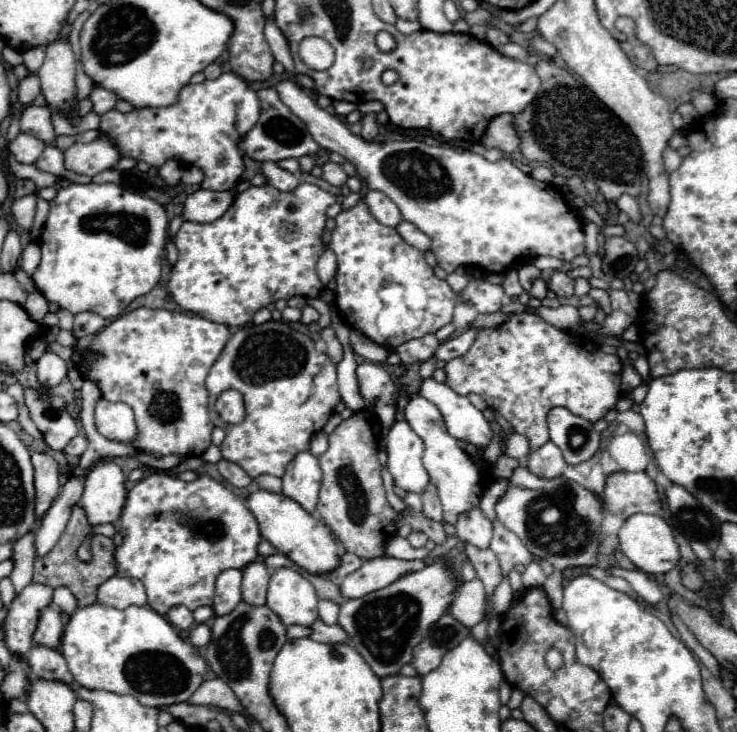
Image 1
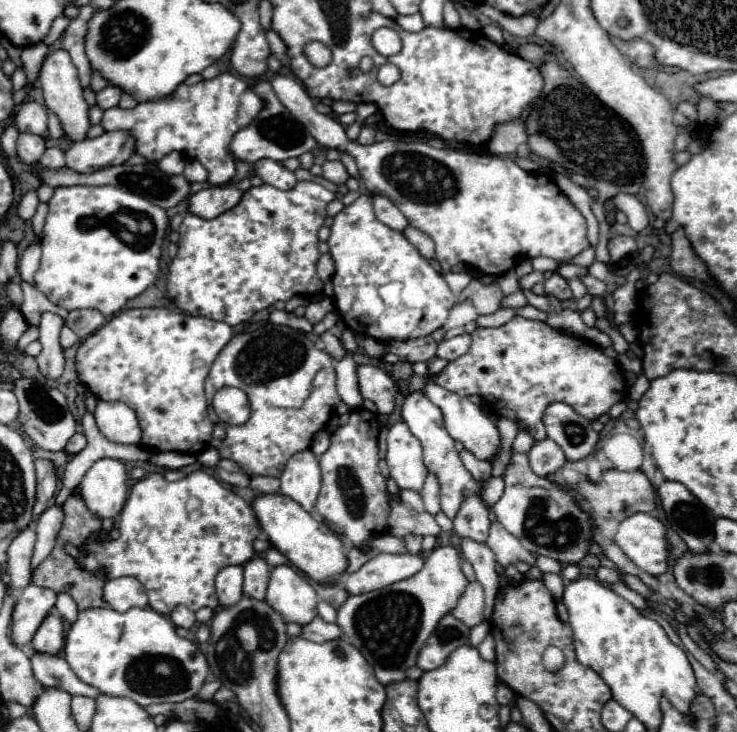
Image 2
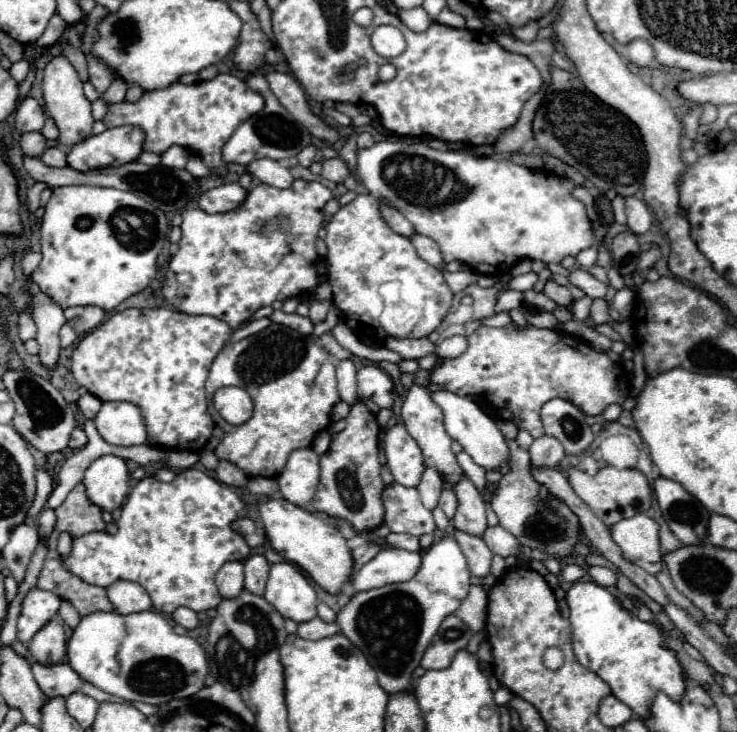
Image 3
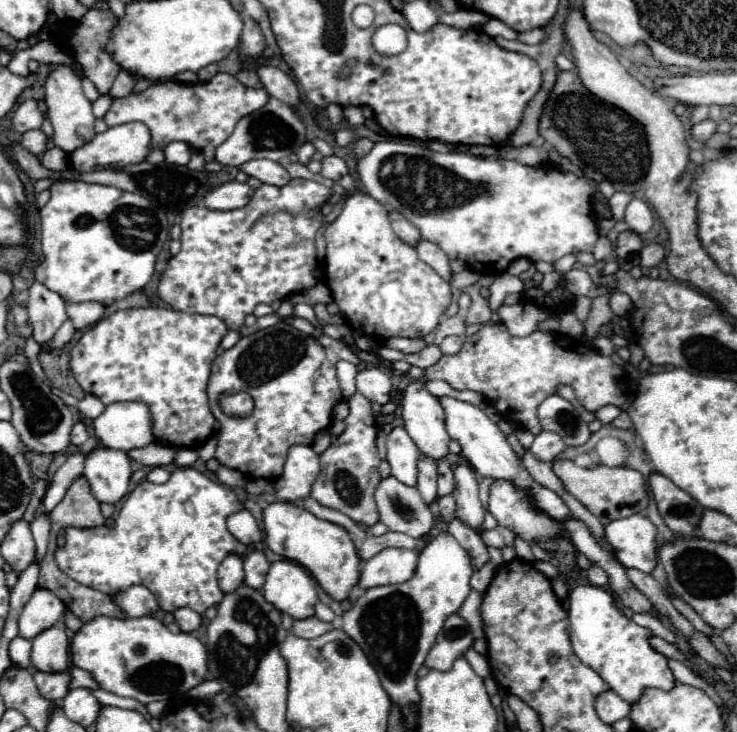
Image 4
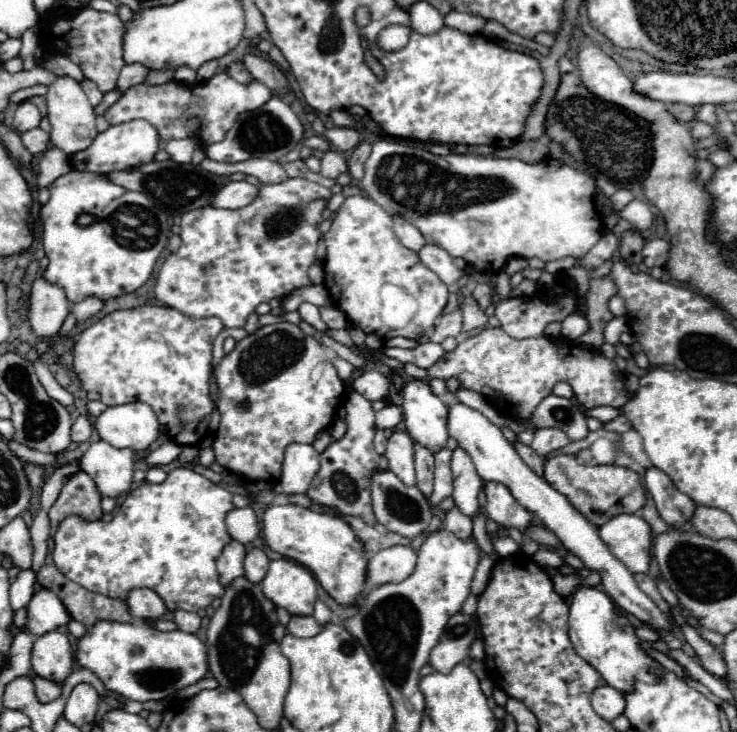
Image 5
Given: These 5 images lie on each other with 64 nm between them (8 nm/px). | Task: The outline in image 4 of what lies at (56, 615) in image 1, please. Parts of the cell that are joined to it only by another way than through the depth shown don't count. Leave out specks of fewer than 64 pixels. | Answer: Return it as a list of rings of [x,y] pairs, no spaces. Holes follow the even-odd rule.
[[[48,628],[32,640],[32,666],[40,672],[70,670],[70,642],[64,628]]]

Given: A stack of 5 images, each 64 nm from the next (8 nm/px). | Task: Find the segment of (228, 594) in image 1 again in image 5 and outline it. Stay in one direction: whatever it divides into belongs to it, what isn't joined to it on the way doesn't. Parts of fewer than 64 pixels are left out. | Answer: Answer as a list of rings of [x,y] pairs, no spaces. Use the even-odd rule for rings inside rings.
[[[230,540],[222,554],[218,556],[216,560],[216,566],[218,566],[218,574],[220,574],[220,582],[226,586],[230,584],[234,578],[242,576],[244,574],[244,568],[242,568],[242,562],[244,562],[244,556],[246,556],[246,546],[240,544],[238,540]]]

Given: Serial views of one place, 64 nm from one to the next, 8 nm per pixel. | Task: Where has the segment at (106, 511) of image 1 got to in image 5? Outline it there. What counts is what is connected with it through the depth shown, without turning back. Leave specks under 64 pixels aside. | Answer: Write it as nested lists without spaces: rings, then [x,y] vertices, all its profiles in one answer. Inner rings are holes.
[[[106,440],[92,442],[80,458],[80,468],[92,476],[102,496],[120,496],[132,486],[134,452],[130,448],[114,448]]]

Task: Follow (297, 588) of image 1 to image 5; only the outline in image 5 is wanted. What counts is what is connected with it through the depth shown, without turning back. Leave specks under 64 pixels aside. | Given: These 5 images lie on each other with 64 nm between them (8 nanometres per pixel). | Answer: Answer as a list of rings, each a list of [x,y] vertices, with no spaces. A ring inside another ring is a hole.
[[[272,560],[262,580],[262,592],[276,606],[286,608],[290,614],[312,614],[316,602],[316,580],[308,568],[292,560]]]

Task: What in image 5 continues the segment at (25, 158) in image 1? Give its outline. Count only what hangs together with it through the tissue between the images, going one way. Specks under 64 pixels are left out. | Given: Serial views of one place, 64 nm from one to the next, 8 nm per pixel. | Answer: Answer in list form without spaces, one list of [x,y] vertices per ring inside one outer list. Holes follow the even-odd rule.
[[[32,128],[32,130],[28,130],[28,132],[22,134],[22,142],[28,148],[28,152],[36,156],[36,154],[42,154],[48,148],[50,136],[42,128]]]

